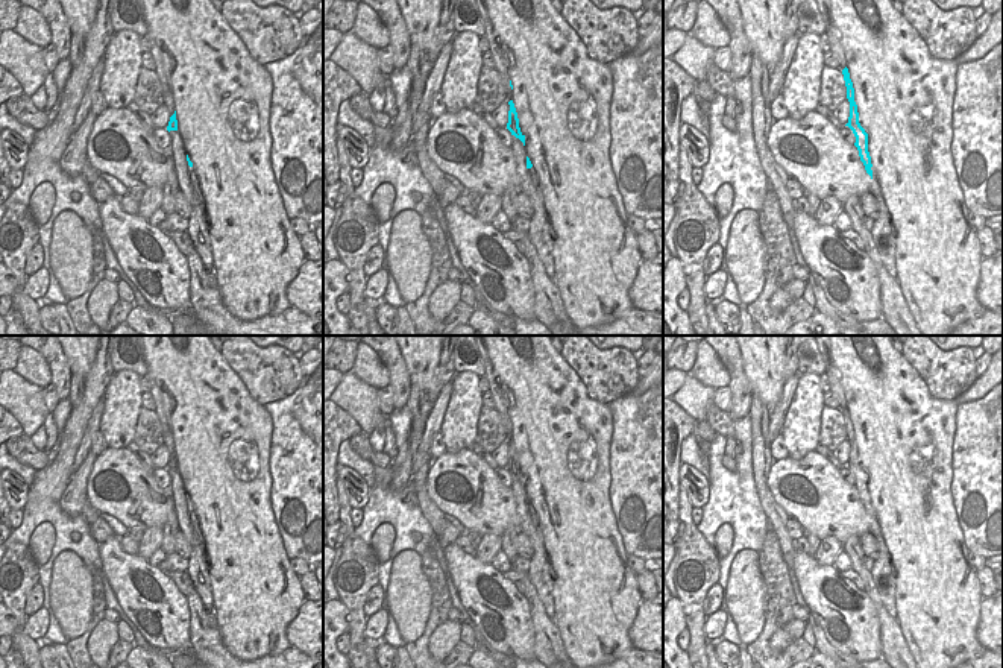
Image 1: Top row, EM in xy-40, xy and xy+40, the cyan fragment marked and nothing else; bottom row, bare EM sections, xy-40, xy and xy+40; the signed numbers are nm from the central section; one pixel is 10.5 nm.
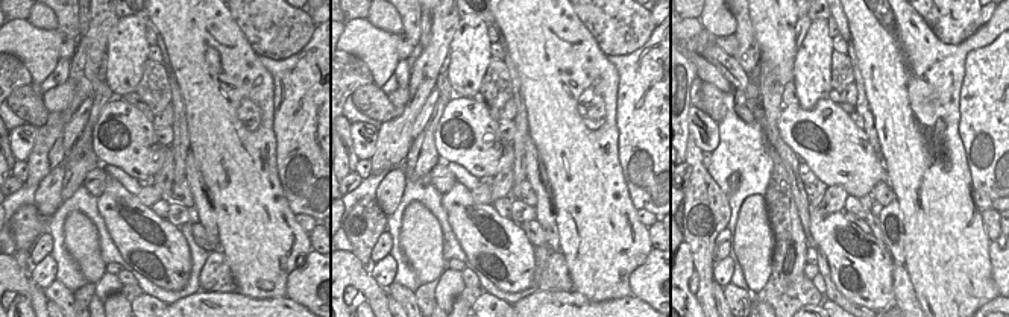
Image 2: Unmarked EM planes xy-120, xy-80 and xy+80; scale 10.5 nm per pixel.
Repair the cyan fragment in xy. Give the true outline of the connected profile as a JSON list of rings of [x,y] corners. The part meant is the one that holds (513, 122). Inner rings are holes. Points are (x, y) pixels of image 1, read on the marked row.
[[[510,100],[508,105],[507,129],[513,135],[511,149],[516,159],[516,170],[520,178],[520,191],[530,197],[534,206],[534,216],[530,219],[528,238],[534,244],[546,273],[554,278],[554,246],[540,182],[530,158],[527,156],[525,135],[520,132],[513,100]]]

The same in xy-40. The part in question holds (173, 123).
[[[176,111],[170,117],[167,131],[171,135],[171,152],[175,159],[175,169],[178,173],[179,190],[191,205],[191,216],[188,219],[188,235],[194,244],[206,270],[214,270],[212,247],[208,232],[208,220],[205,211],[205,200],[200,190],[199,178],[190,161],[182,138],[178,132]]]

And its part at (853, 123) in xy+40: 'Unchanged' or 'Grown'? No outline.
Grown.

